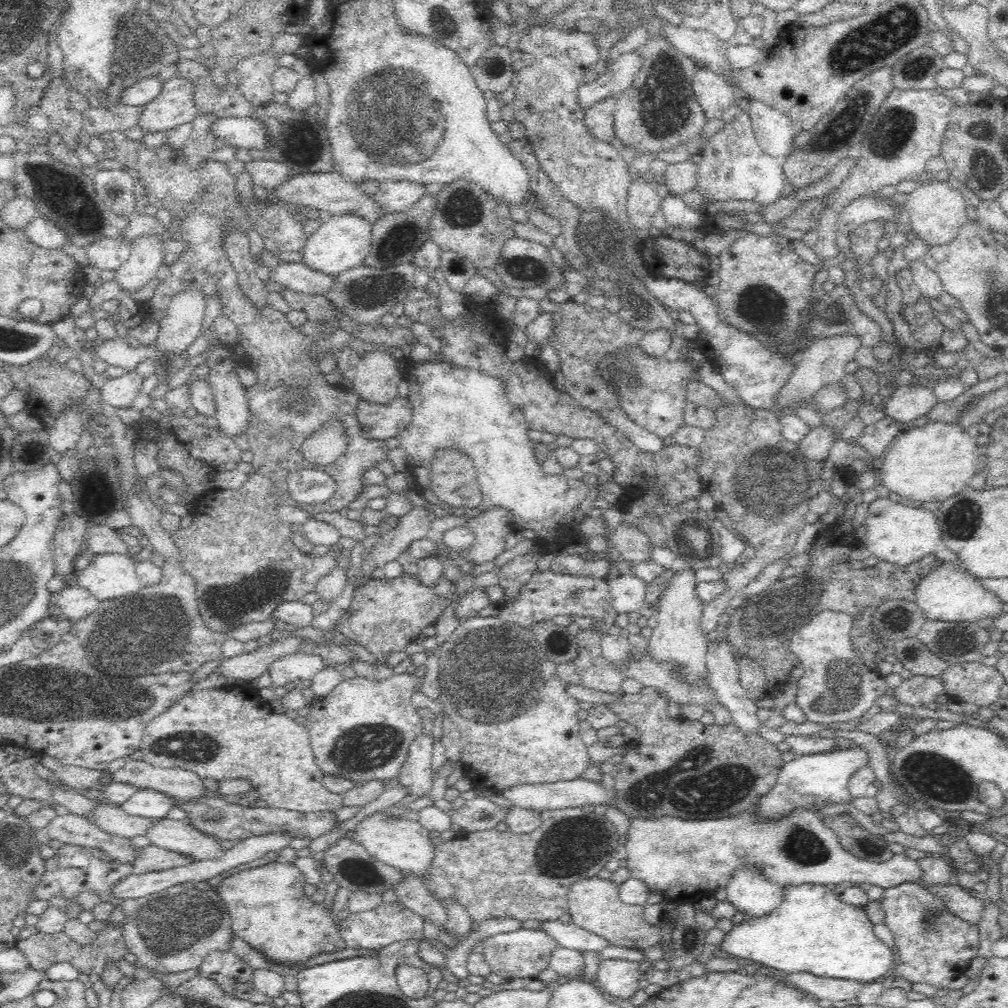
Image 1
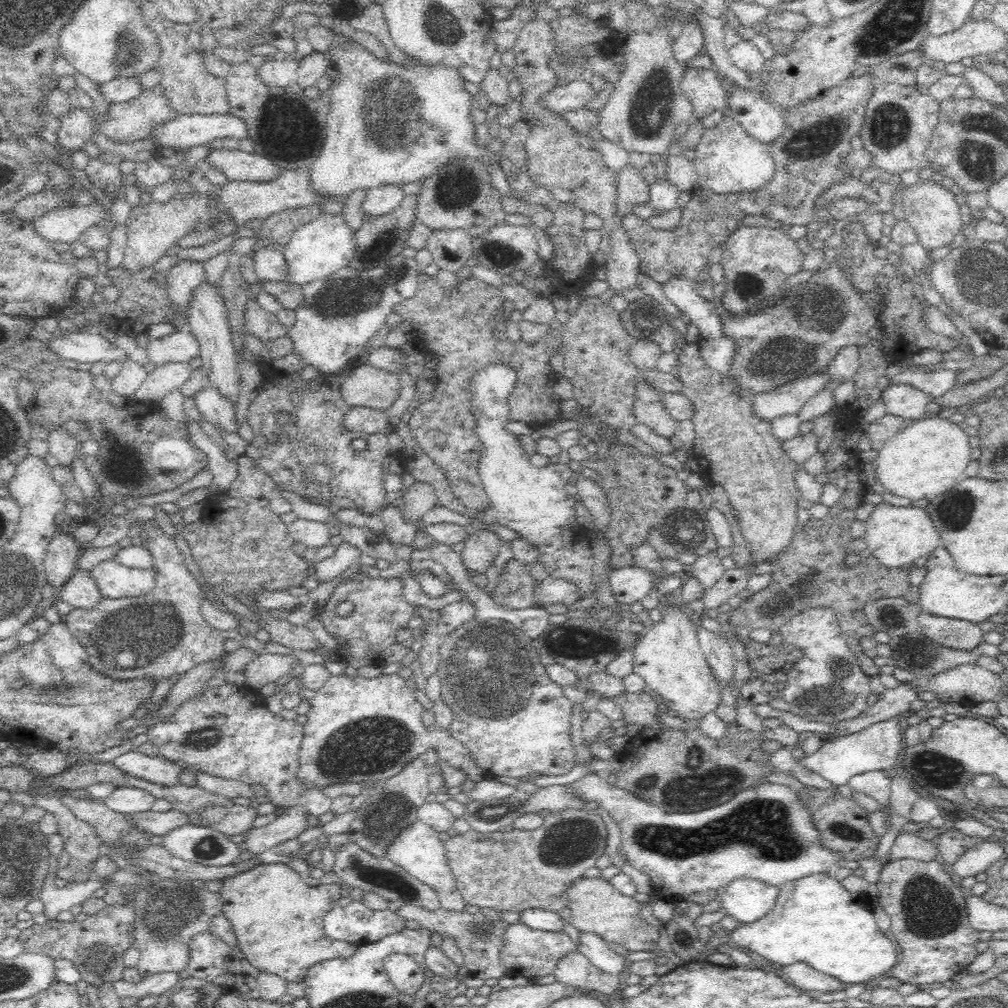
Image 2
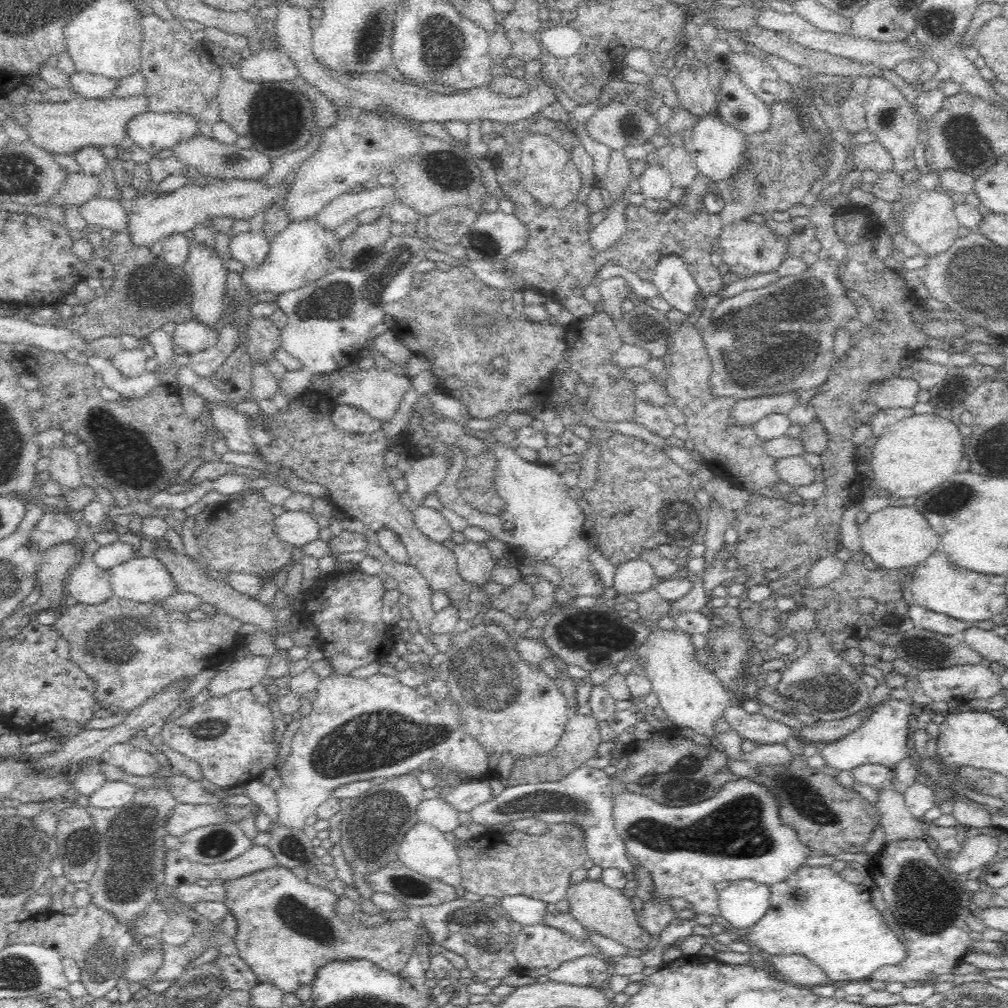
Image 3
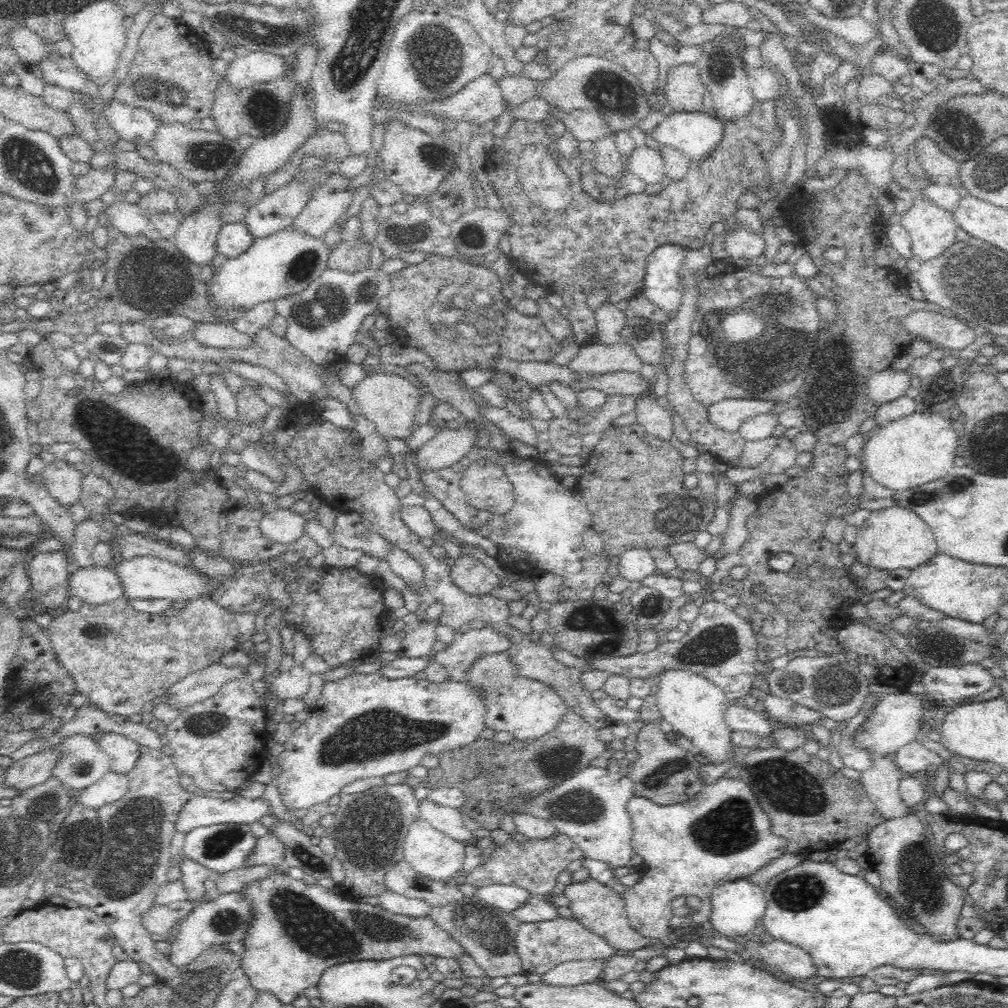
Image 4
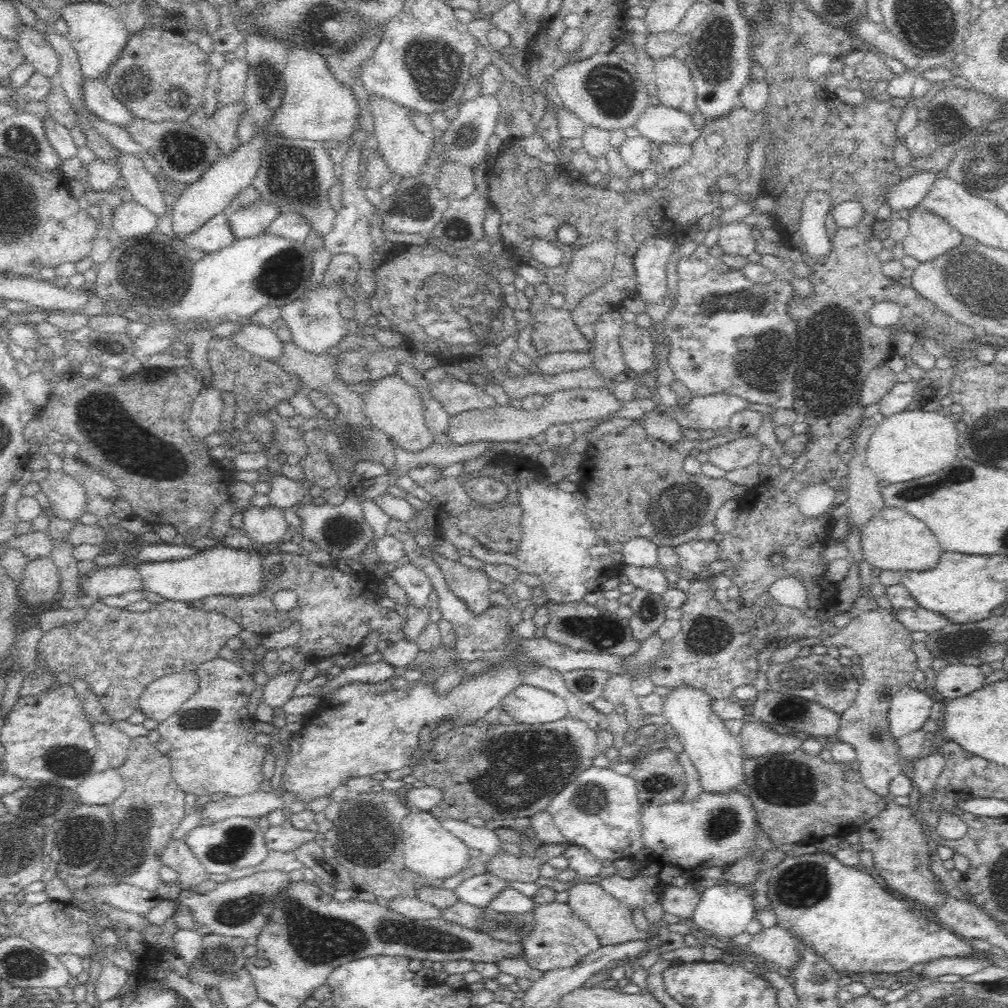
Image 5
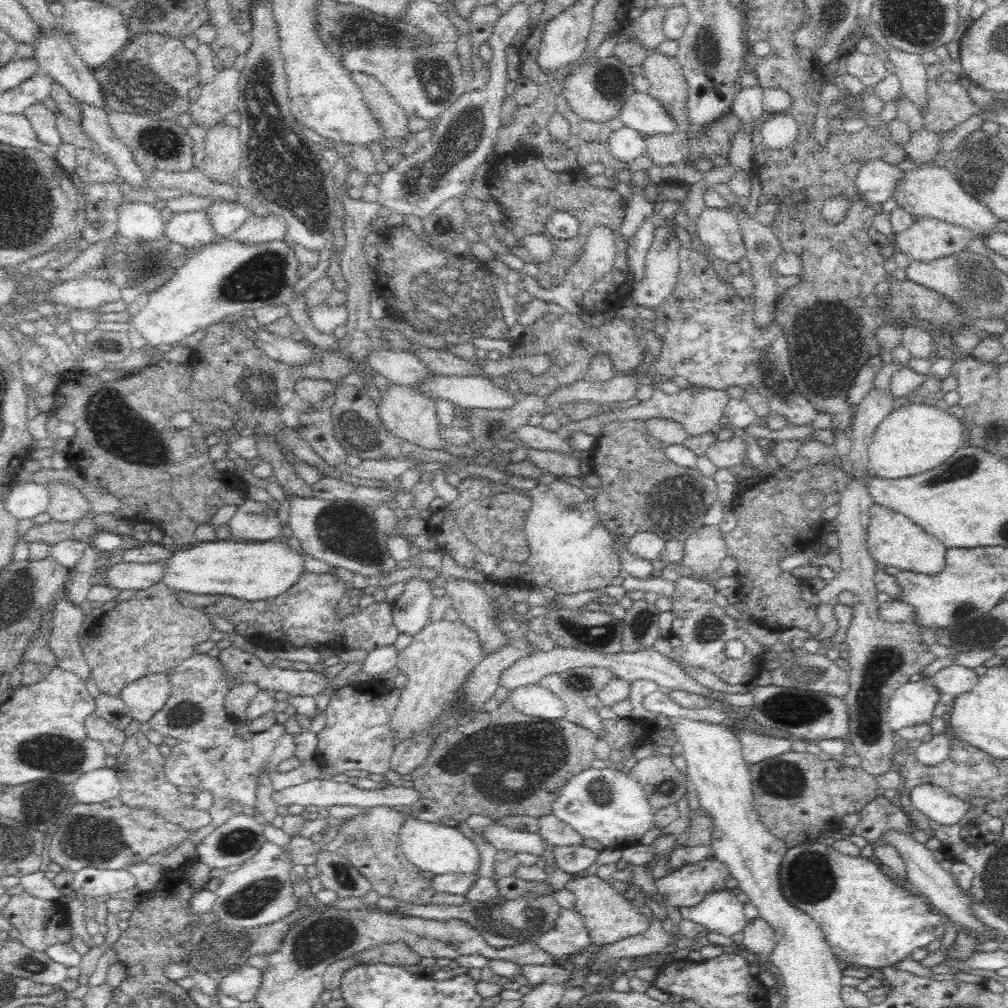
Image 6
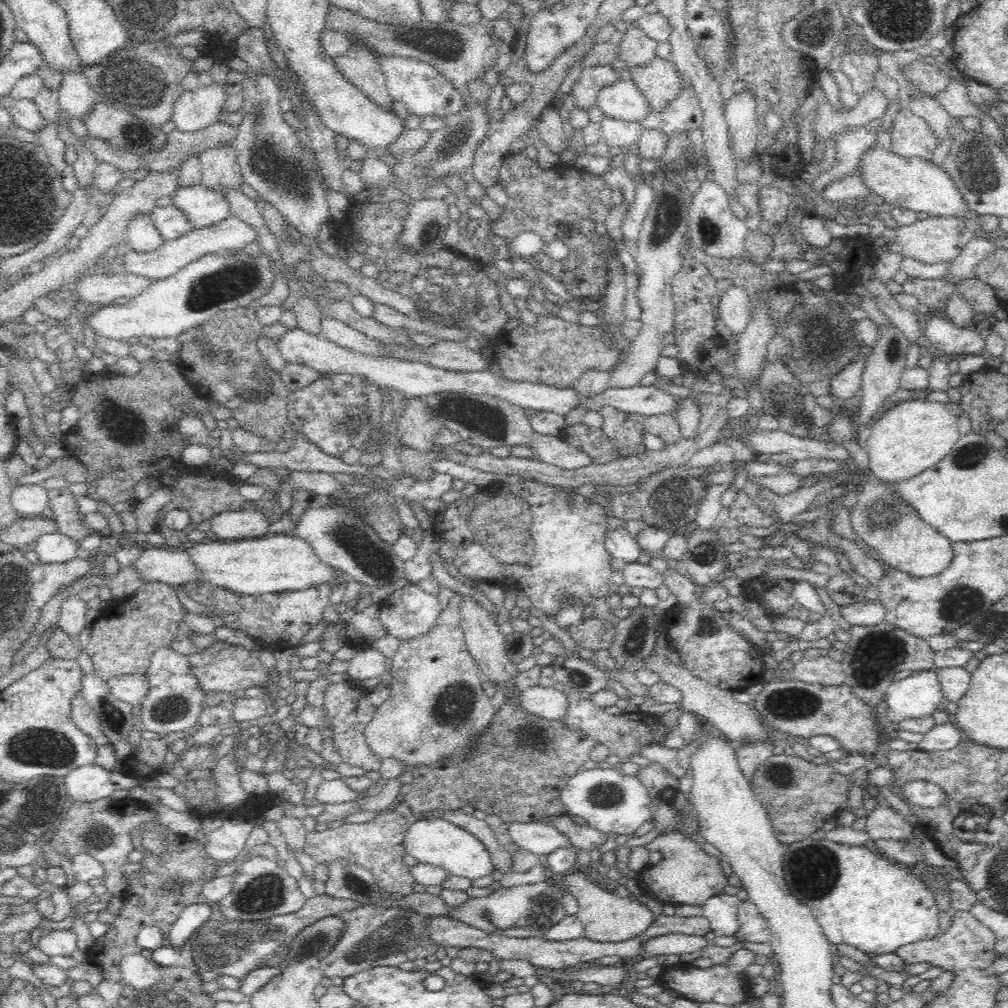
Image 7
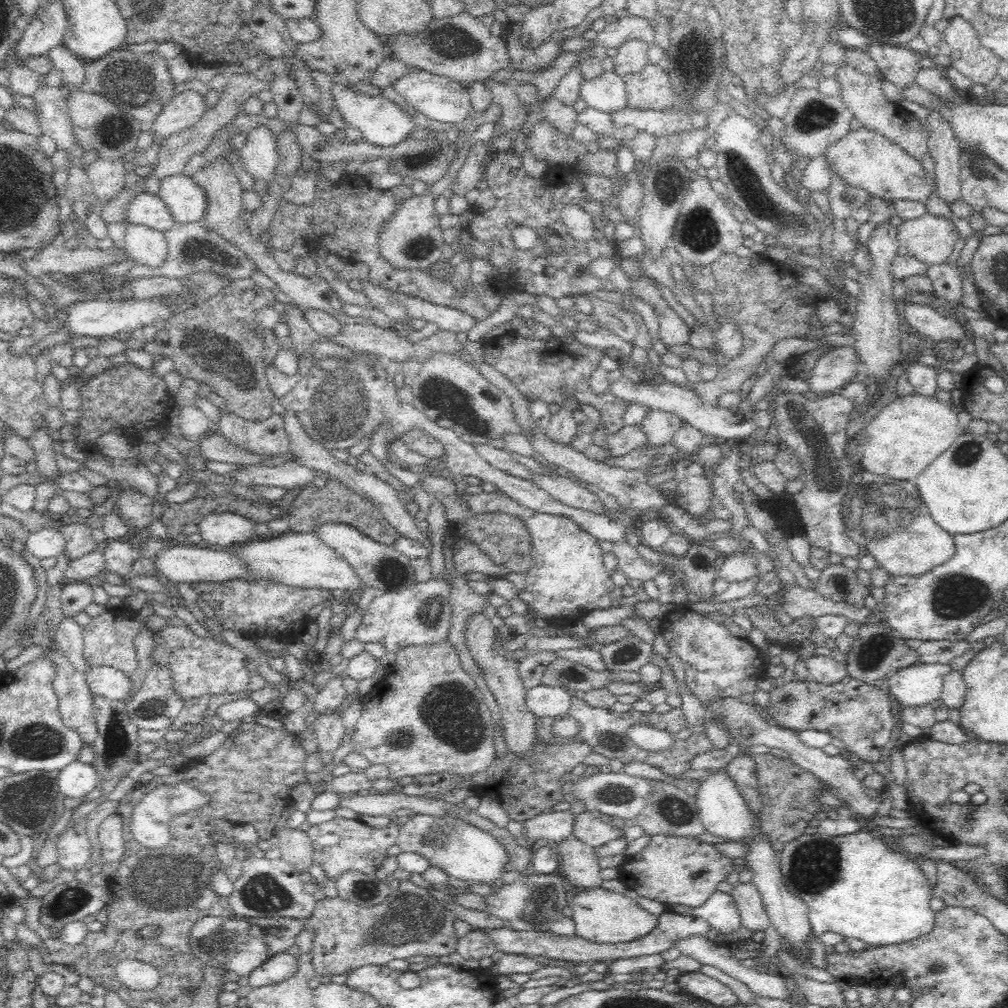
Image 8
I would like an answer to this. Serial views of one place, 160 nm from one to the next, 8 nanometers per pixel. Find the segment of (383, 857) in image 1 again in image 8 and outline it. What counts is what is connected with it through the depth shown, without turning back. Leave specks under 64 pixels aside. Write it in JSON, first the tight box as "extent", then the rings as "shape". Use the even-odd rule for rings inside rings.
{"extent":[397,815,506,884],"shape":[[[413,815],[401,821],[397,845],[404,852],[416,853],[441,868],[446,874],[458,880],[468,880],[477,884],[492,884],[504,872],[506,851],[492,834],[482,831],[460,819],[434,818]]]}

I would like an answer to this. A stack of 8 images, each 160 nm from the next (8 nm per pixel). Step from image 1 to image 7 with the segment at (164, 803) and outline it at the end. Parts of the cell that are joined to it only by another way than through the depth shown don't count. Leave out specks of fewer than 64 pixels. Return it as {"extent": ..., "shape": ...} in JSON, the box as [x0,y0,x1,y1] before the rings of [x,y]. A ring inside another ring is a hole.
{"extent":[65,763,134,802],"shape":[[[98,763],[84,766],[65,776],[68,796],[78,802],[96,802],[123,794],[124,790],[134,786],[134,779],[122,771],[104,770],[104,765]]]}

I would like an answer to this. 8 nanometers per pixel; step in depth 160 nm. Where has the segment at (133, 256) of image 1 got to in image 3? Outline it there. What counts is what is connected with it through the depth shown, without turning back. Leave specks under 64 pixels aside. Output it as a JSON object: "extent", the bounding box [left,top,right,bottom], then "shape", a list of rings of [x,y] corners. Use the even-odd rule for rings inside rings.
{"extent":[121,179,292,248],"shape":[[[229,179],[226,181],[212,181],[206,187],[199,186],[197,182],[182,186],[174,192],[160,193],[153,195],[145,193],[141,198],[132,200],[123,199],[121,206],[127,215],[126,229],[130,243],[134,247],[152,248],[156,242],[162,242],[173,234],[186,234],[188,230],[193,231],[198,225],[206,222],[221,220],[235,222],[250,221],[255,215],[276,205],[282,205],[288,198],[292,186],[286,182],[279,184],[262,184],[260,181],[246,181],[241,179]]]}

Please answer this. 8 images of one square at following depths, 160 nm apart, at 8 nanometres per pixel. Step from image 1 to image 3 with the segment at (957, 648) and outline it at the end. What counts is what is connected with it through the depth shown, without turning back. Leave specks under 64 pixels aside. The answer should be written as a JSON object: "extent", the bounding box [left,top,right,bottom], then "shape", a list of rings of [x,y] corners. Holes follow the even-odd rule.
{"extent":[910,606,973,638],"shape":[[[910,606],[910,619],[914,627],[943,636],[957,636],[960,638],[973,625],[964,621],[925,610],[920,606]]]}

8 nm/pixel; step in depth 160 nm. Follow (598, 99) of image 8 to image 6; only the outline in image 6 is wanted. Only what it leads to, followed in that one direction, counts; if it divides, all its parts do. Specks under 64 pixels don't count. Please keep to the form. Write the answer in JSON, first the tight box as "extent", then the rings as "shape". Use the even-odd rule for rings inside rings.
{"extent":[620,93,682,137],"shape":[[[634,93],[622,107],[620,120],[625,127],[640,132],[644,137],[670,136],[682,132],[678,122],[649,93]]]}

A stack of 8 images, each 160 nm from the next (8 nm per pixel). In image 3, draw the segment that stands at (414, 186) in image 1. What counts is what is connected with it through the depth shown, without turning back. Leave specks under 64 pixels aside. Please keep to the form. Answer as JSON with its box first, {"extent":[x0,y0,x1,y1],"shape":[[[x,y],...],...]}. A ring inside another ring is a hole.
{"extent":[316,185,396,230],"shape":[[[378,185],[372,189],[361,189],[350,194],[342,194],[330,202],[318,216],[316,221],[322,226],[335,230],[340,224],[351,222],[362,212],[373,209],[384,209],[386,204],[396,202],[394,188]]]}

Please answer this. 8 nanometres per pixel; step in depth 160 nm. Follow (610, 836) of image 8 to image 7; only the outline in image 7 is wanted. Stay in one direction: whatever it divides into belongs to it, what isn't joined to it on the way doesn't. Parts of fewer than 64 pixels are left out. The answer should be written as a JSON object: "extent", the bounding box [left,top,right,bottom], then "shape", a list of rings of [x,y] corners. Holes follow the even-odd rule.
{"extent":[548,814,607,852],"shape":[[[566,814],[552,816],[548,820],[548,825],[556,828],[558,833],[564,834],[571,846],[579,848],[582,851],[591,852],[598,850],[607,840],[607,836],[603,832],[590,828],[588,825],[570,818]]]}

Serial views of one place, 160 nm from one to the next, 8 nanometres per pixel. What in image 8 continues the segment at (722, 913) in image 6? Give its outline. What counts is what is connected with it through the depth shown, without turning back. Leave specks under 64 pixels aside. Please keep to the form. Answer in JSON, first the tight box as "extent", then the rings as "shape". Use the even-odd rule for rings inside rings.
{"extent":[676,890,741,934],"shape":[[[718,890],[702,906],[697,908],[676,906],[676,913],[703,918],[718,931],[718,934],[732,934],[741,925],[732,895]]]}

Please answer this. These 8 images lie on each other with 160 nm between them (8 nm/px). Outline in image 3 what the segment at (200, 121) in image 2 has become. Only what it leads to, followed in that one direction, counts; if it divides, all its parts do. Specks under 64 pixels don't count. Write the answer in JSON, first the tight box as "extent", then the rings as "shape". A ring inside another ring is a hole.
{"extent":[128,111,201,156],"shape":[[[148,111],[136,116],[128,129],[129,144],[138,144],[151,156],[174,146],[184,147],[184,142],[201,139],[200,121],[182,113],[155,113]]]}

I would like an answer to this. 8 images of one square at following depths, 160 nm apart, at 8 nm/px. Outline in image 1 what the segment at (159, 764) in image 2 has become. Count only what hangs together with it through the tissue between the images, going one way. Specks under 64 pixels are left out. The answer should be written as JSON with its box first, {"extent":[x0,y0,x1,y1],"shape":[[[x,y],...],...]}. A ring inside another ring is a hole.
{"extent":[109,760,209,804],"shape":[[[128,760],[109,778],[138,789],[155,790],[176,799],[179,804],[199,803],[209,791],[194,772],[180,768],[155,768],[142,760]]]}

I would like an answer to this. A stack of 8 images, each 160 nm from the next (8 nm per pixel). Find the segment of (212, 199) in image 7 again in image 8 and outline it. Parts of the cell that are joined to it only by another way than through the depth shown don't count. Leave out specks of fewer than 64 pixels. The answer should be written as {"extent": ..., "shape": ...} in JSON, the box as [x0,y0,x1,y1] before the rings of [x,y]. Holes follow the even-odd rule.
{"extent":[159,174,210,224],"shape":[[[183,174],[164,180],[160,184],[159,198],[178,224],[202,224],[210,206],[206,190]]]}

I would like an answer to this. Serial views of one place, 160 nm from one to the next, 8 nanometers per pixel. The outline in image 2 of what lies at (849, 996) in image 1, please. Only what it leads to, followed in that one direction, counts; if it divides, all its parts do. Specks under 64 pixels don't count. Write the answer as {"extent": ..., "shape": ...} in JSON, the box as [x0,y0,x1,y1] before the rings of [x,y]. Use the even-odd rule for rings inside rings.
{"extent":[778,962,845,995],"shape":[[[803,962],[784,966],[784,968],[778,970],[778,974],[789,985],[803,991],[806,990],[811,995],[832,994],[832,992],[845,990],[843,982],[833,976],[818,972],[818,970],[814,970],[809,964]]]}

